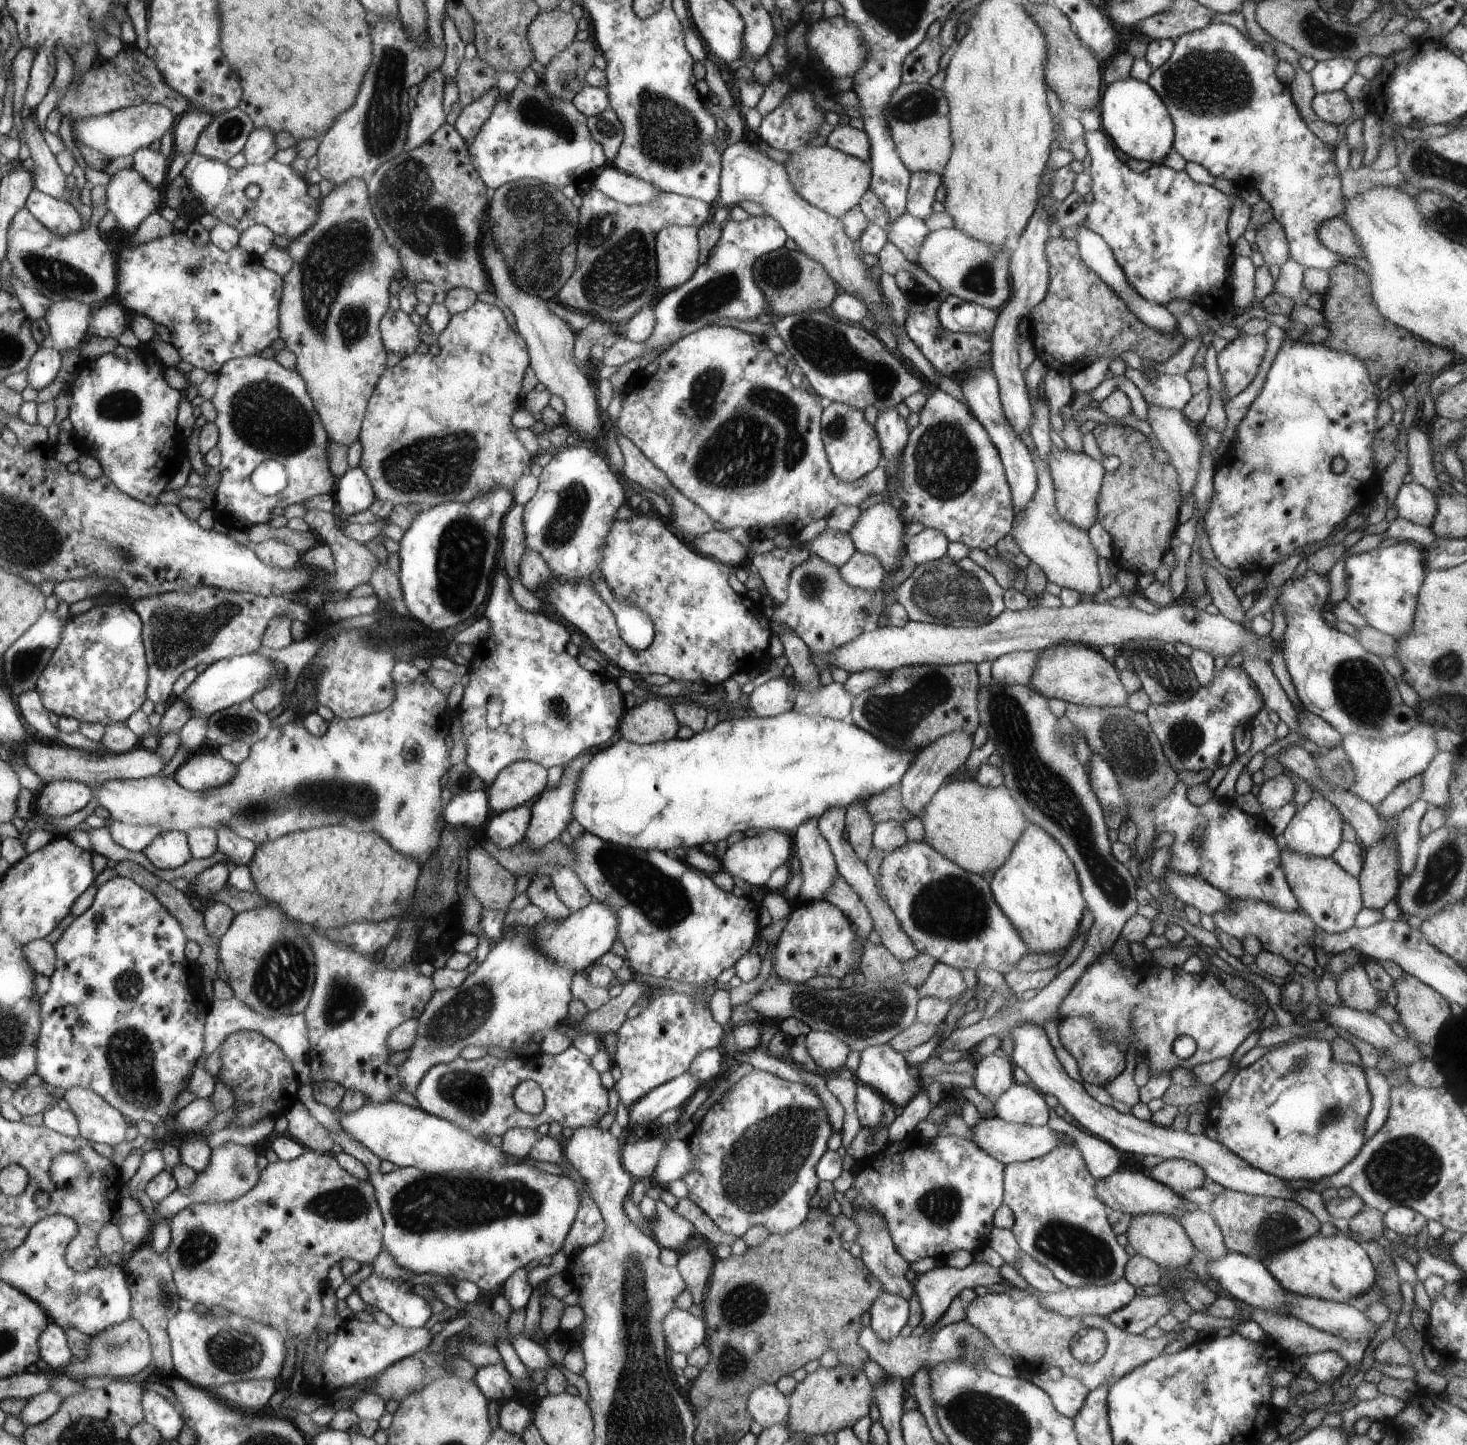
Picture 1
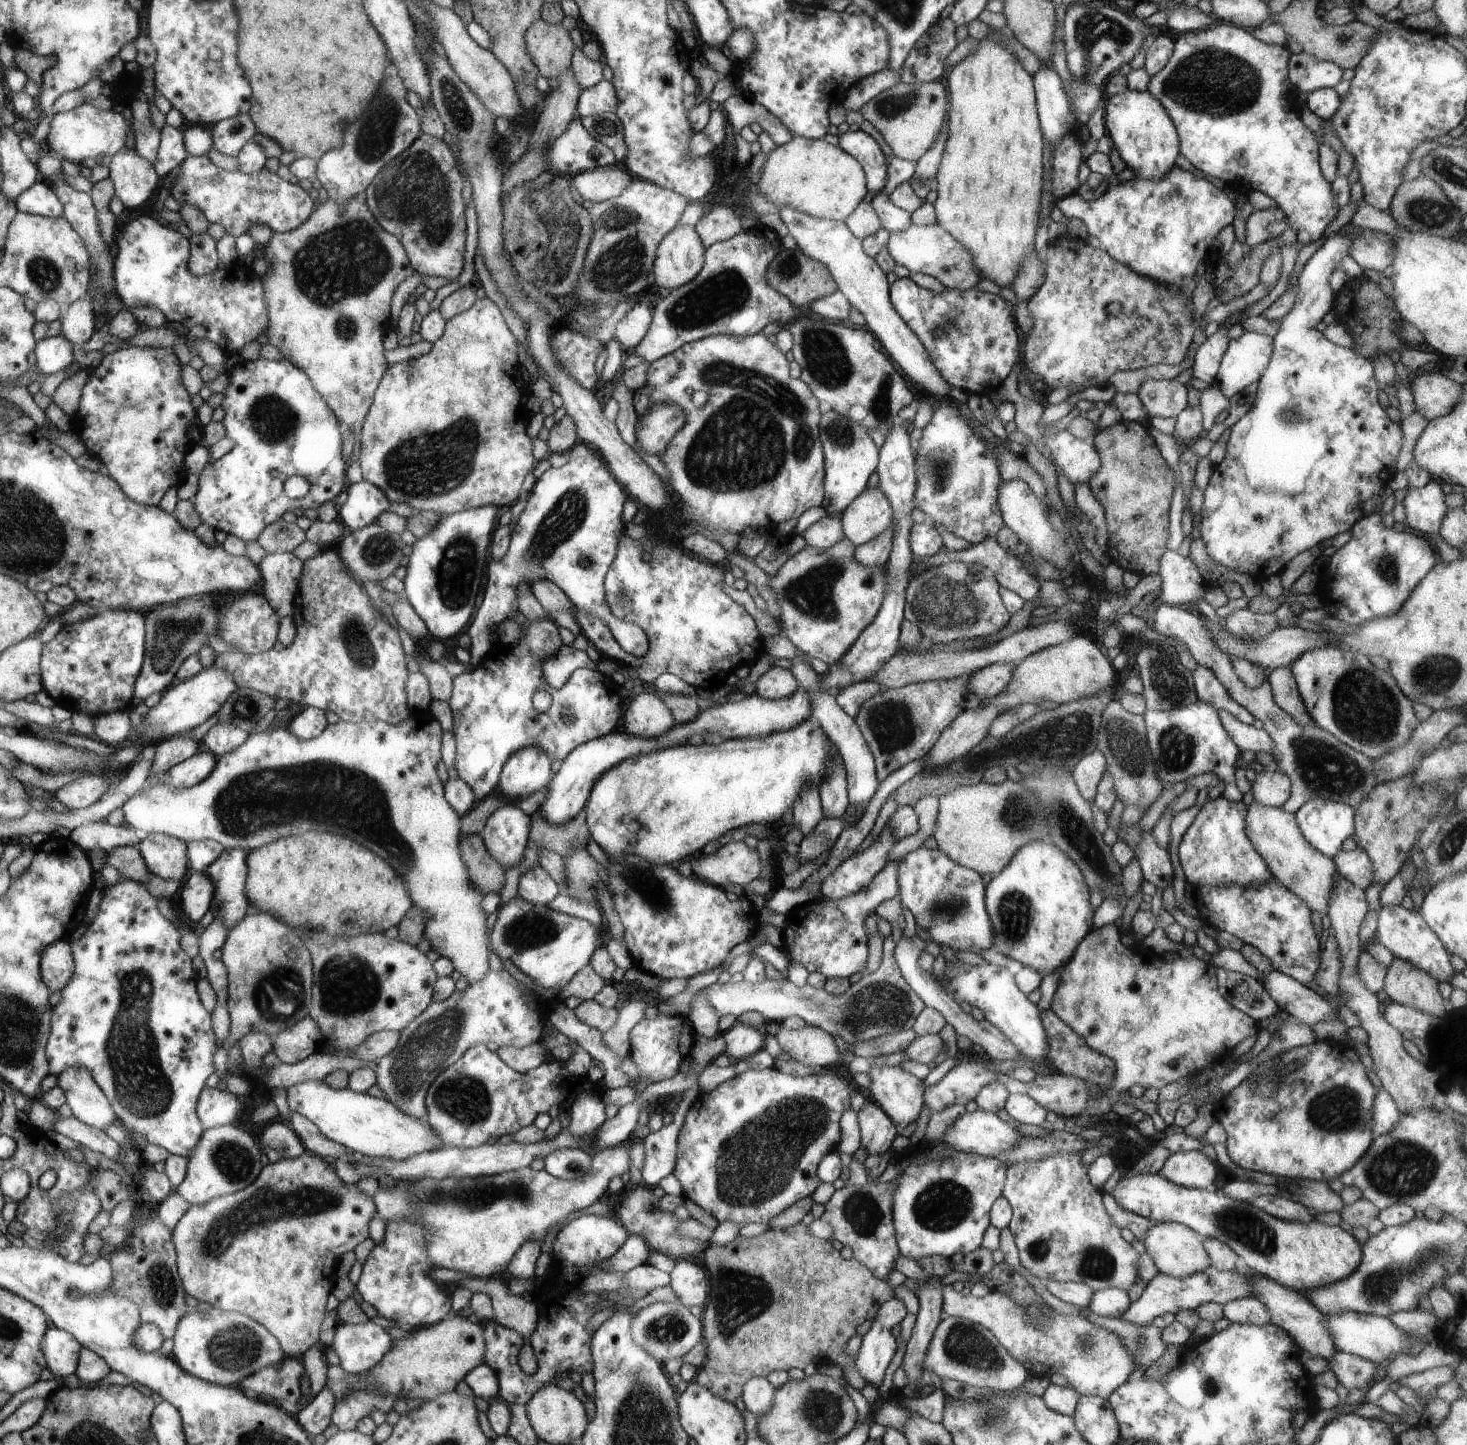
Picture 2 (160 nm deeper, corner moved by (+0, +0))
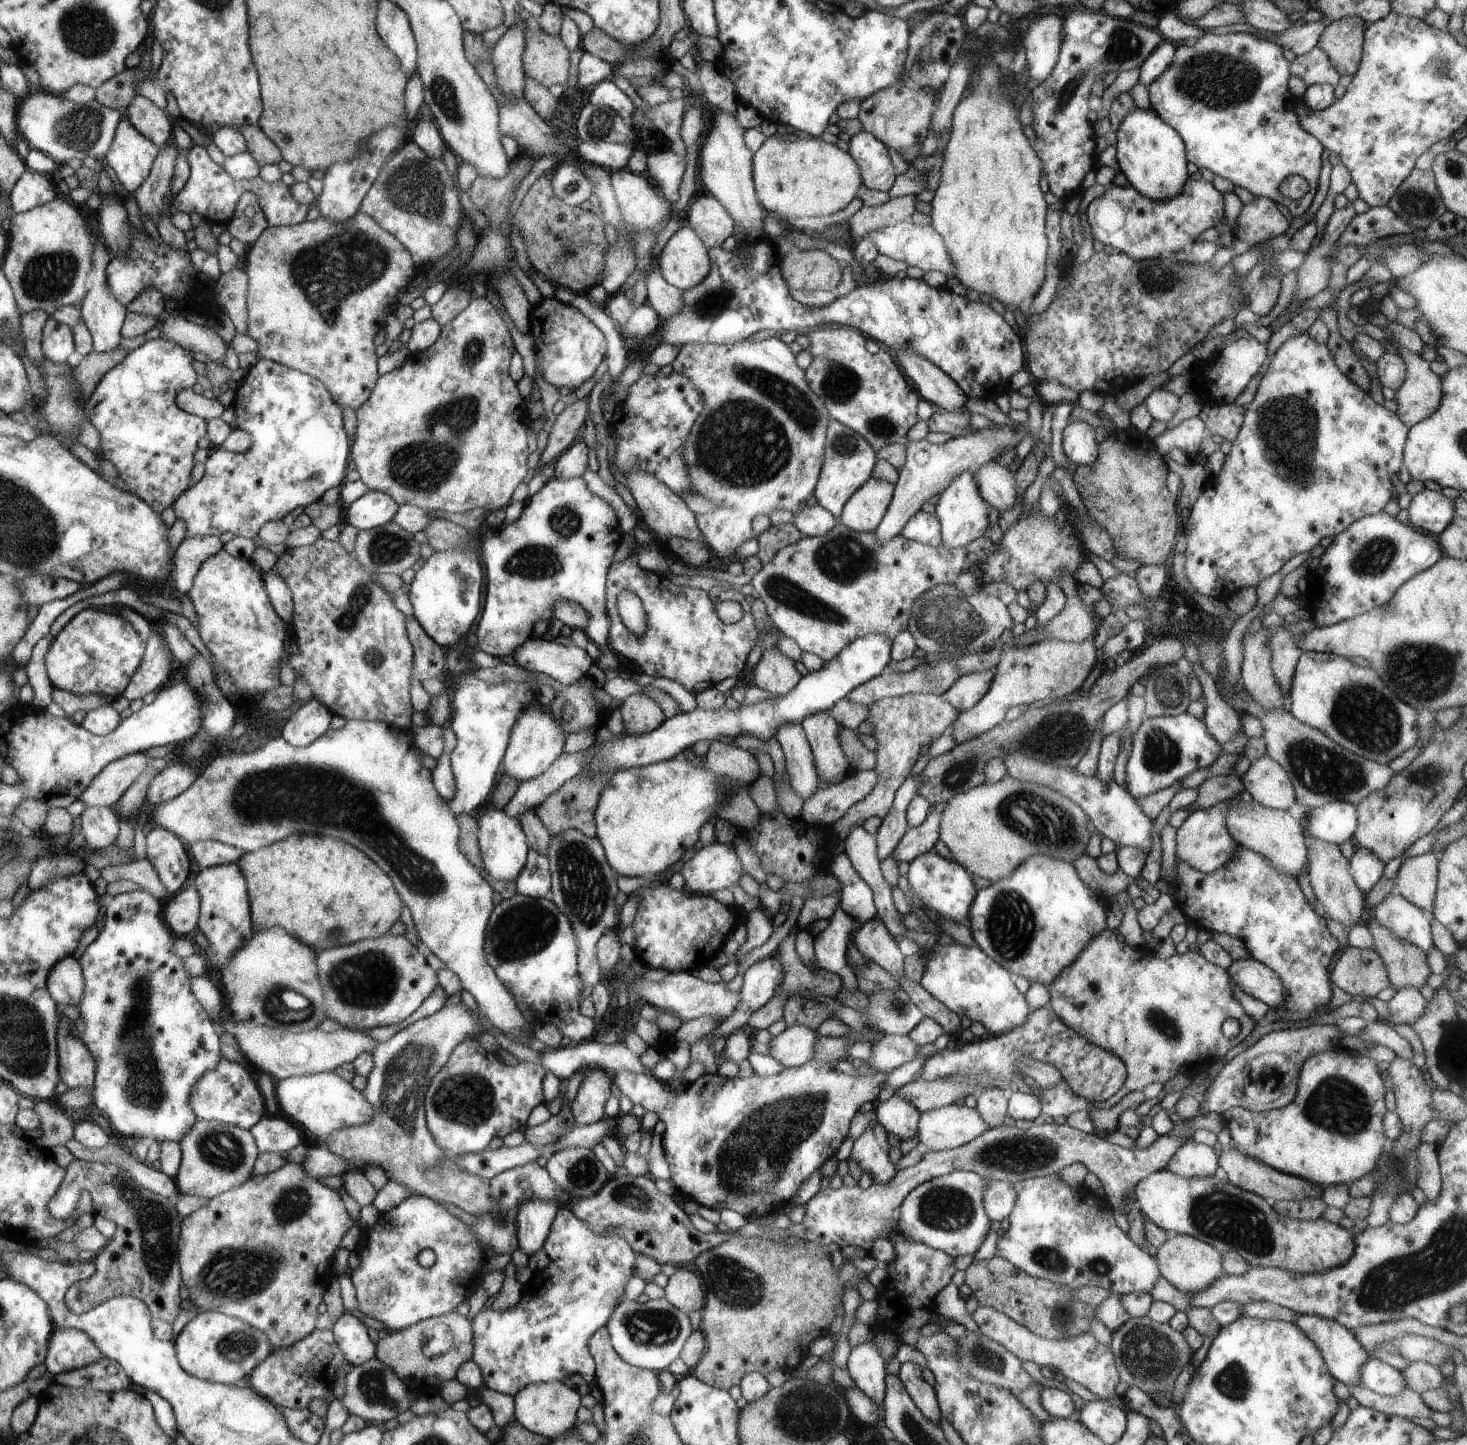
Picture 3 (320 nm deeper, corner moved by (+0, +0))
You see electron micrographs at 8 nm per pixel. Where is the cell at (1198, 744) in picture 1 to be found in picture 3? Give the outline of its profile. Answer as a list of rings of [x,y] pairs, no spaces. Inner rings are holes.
[[[1187,712],[1175,717],[1145,717],[1132,734],[1125,789],[1135,799],[1147,797],[1199,768],[1210,766],[1220,756],[1221,748],[1222,744],[1208,734],[1205,722]]]

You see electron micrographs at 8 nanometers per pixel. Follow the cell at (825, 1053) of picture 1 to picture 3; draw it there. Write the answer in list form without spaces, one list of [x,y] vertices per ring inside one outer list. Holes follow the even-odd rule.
[[[804,1025],[786,1027],[767,1044],[770,1055],[785,1067],[797,1067],[812,1060],[817,1045],[817,1032]]]

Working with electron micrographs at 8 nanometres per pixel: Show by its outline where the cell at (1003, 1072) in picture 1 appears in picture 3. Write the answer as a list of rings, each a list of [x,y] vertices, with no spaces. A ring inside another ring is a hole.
[[[986,1087],[977,1094],[975,1109],[990,1129],[1001,1127],[1007,1114],[1009,1094],[998,1087]]]

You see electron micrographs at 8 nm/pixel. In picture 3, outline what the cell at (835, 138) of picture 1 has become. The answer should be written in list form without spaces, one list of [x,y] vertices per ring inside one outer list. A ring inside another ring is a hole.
[[[864,130],[854,135],[848,143],[850,154],[858,162],[863,183],[869,192],[892,189],[898,174],[885,143]]]

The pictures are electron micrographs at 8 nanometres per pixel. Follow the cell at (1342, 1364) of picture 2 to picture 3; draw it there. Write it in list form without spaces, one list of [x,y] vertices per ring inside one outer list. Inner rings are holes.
[[[1368,1359],[1361,1368],[1361,1386],[1380,1394],[1399,1395],[1407,1388],[1404,1373],[1392,1365]]]

